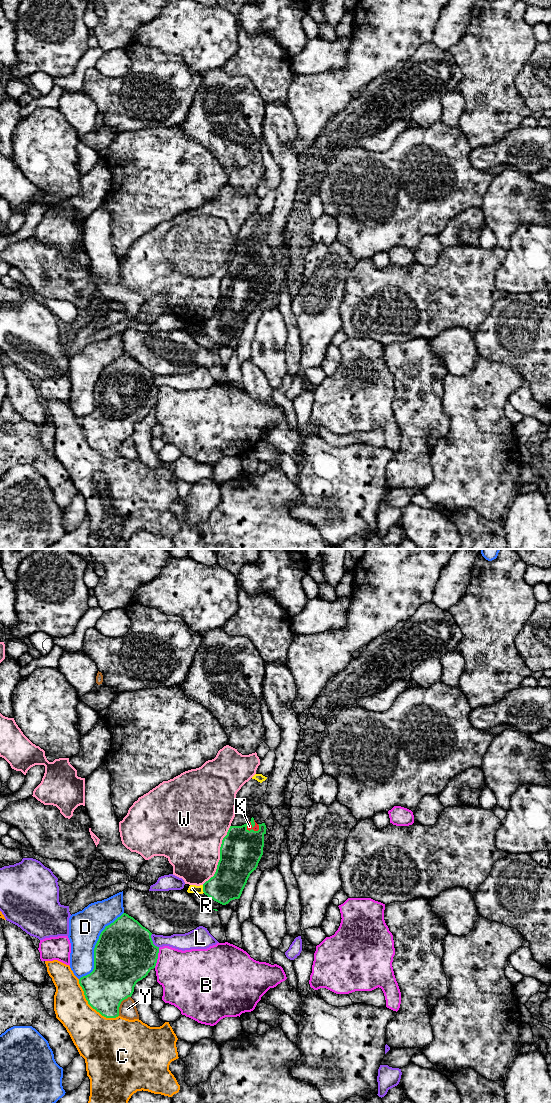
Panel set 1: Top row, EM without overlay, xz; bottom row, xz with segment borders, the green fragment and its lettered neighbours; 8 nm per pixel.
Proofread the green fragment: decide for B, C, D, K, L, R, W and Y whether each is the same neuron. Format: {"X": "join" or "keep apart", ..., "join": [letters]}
{"B": "keep apart", "C": "keep apart", "D": "keep apart", "K": "join", "L": "keep apart", "R": "keep apart", "W": "keep apart", "Y": "keep apart", "join": ["K"]}

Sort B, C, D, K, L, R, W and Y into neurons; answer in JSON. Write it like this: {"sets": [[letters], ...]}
{"sets": [["B"], ["C"], ["D"], ["K"], ["L"], ["R"], ["W"], ["Y"]]}

